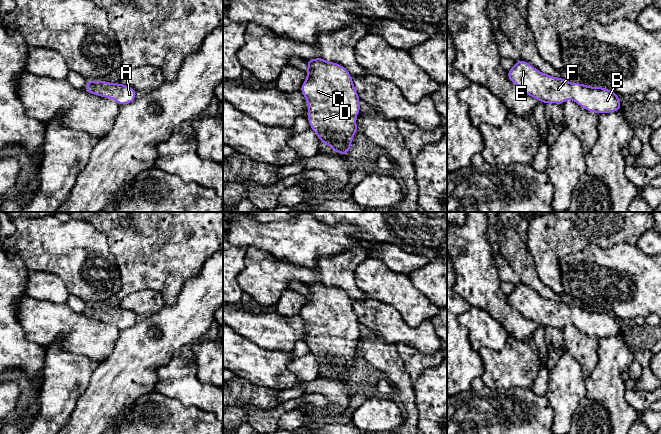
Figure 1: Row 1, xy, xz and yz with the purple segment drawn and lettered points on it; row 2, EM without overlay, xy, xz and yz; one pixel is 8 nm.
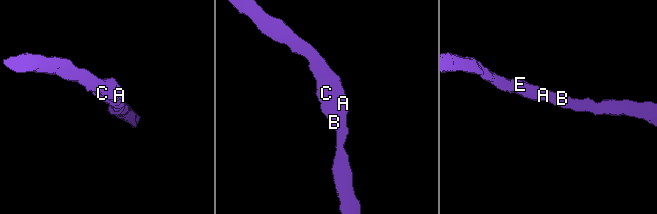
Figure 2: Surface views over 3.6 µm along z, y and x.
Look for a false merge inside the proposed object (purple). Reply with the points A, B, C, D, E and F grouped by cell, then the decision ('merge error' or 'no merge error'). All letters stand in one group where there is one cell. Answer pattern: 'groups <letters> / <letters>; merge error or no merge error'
groups A B C D E F; no merge error

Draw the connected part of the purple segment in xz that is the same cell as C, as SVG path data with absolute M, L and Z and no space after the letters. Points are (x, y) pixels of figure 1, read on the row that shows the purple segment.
M322 56L306 61L307 78L300 92L305 96L309 113L306 115L312 129L323 144L346 155L358 130L355 118L360 113L360 99L348 70L336 62L326 62Z

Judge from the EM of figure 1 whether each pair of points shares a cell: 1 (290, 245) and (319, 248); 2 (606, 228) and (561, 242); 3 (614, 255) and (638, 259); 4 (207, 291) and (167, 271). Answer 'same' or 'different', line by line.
1: same
2: same
3: same
4: different

